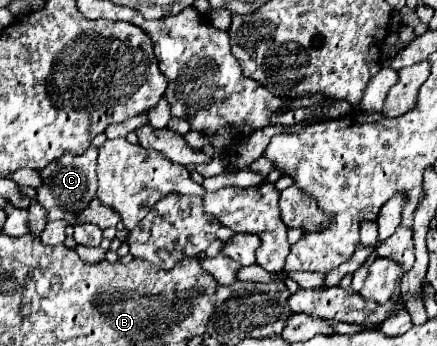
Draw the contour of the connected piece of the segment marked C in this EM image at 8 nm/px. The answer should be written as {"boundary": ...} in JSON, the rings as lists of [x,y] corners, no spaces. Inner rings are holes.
{"boundary":[[[90,146],[88,152],[84,152],[82,156],[64,154],[60,160],[54,160],[52,164],[48,164],[48,168],[40,170],[40,176],[44,176],[44,184],[36,188],[36,200],[44,208],[60,206],[62,210],[68,210],[68,212],[84,210],[90,204],[90,200],[96,196],[96,188],[98,188],[96,156],[98,156],[98,150]]]}

